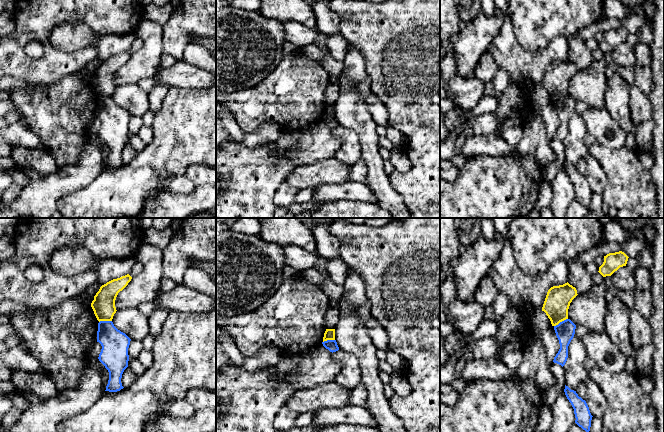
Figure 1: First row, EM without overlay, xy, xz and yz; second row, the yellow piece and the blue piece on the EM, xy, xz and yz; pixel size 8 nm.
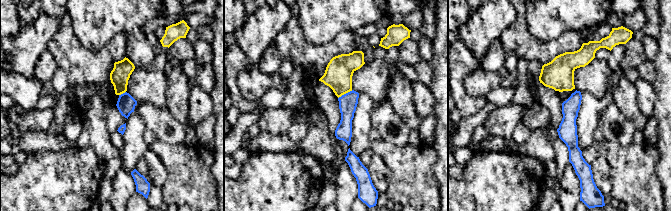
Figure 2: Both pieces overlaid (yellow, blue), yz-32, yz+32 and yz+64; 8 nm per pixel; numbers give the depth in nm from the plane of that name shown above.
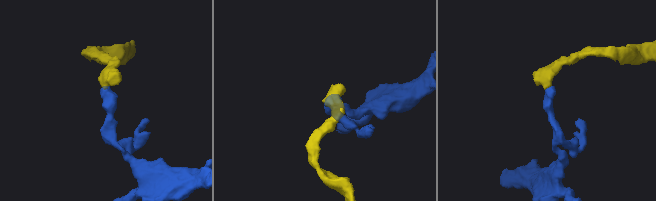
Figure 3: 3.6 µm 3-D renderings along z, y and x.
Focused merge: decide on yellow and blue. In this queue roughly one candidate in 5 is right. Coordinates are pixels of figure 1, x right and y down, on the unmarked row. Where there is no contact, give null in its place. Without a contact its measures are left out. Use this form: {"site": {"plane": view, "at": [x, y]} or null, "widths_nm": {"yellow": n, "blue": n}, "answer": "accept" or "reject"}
{"site": {"plane": "yz", "at": [560, 97]}, "widths_nm": {"yellow": 200, "blue": 160}, "answer": "reject"}

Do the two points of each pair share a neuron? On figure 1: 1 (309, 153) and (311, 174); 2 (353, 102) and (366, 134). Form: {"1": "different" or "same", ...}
{"1": "different", "2": "same"}

